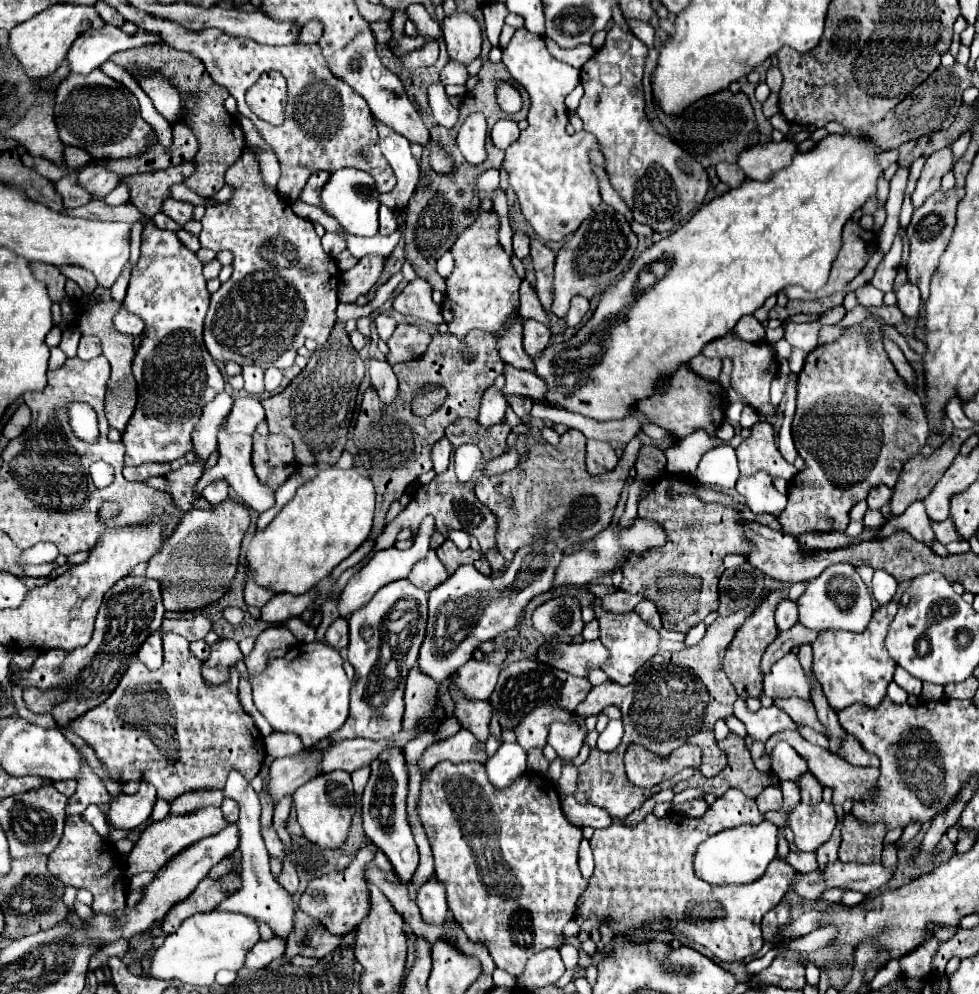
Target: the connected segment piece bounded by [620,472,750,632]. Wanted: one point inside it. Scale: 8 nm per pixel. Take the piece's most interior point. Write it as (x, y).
(682, 579)

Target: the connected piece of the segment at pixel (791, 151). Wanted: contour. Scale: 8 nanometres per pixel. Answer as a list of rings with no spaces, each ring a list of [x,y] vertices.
[[[790,140],[764,142],[748,146],[738,156],[738,166],[750,180],[766,180],[772,172],[788,166],[788,160],[796,154],[796,144]]]

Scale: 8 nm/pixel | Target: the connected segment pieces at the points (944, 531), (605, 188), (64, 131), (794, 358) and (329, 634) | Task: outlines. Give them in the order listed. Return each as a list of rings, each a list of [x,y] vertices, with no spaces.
[[[946,518],[944,522],[932,522],[932,530],[936,534],[936,538],[942,542],[942,544],[948,544],[952,540],[960,540],[962,536],[956,532],[956,526],[952,522],[952,518]]]
[[[594,162],[594,172],[596,172],[596,176],[598,176],[602,200],[612,206],[614,210],[623,214],[629,222],[633,221],[632,211],[628,208],[622,198],[619,197],[619,194],[614,188],[611,187],[612,184],[608,172],[606,172],[604,168],[600,168],[596,162]]]
[[[92,70],[86,74],[74,74],[70,72],[60,86],[56,88],[56,108],[54,108],[56,124],[60,140],[66,146],[78,146],[92,154],[92,158],[100,158],[100,152],[106,152],[110,158],[128,158],[128,156],[140,156],[148,150],[148,136],[154,132],[148,122],[142,120],[138,100],[132,92],[128,92],[126,86],[120,82],[108,78],[102,70]]]
[[[792,348],[792,354],[790,354],[790,358],[788,358],[790,370],[792,370],[792,372],[800,372],[804,360],[806,360],[806,352],[802,352],[802,350],[798,350],[798,348]]]
[[[338,618],[330,624],[326,630],[326,642],[336,650],[344,650],[348,646],[348,622],[344,618]]]

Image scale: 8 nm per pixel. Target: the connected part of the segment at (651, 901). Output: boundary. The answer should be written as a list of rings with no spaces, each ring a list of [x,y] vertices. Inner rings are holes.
[[[728,790],[724,796],[716,798],[714,804],[708,806],[706,814],[700,818],[688,818],[678,812],[670,812],[664,818],[656,818],[654,814],[648,814],[648,818],[644,818],[642,822],[634,824],[634,826],[626,826],[622,822],[612,822],[608,828],[602,830],[594,830],[594,836],[590,838],[592,850],[594,850],[594,874],[588,880],[588,888],[582,894],[580,906],[578,906],[578,926],[582,930],[592,930],[598,928],[600,922],[608,920],[612,932],[616,934],[624,934],[628,936],[630,928],[634,926],[634,920],[638,918],[638,928],[646,926],[652,930],[668,930],[672,934],[680,934],[686,936],[692,942],[698,942],[702,946],[706,946],[718,960],[722,962],[738,962],[746,956],[756,954],[762,948],[762,930],[760,930],[760,922],[764,918],[766,912],[770,912],[780,900],[782,896],[790,890],[790,886],[796,890],[798,896],[802,898],[810,898],[816,900],[826,888],[834,888],[834,886],[848,886],[850,890],[858,890],[864,894],[870,894],[878,888],[882,888],[890,878],[894,870],[884,868],[880,862],[878,864],[842,864],[840,860],[834,864],[826,866],[826,872],[810,872],[810,874],[800,874],[796,872],[792,866],[788,866],[784,860],[776,858],[772,860],[772,864],[768,866],[768,870],[764,872],[764,876],[760,880],[754,880],[752,884],[728,884],[728,886],[712,886],[708,882],[704,882],[702,878],[698,878],[694,874],[694,854],[696,848],[710,836],[726,830],[726,828],[734,828],[740,826],[744,822],[760,822],[764,820],[764,816],[758,812],[756,802],[748,796],[744,796],[740,790]],[[624,874],[638,874],[638,908],[632,902],[632,892],[628,890],[628,878]]]

